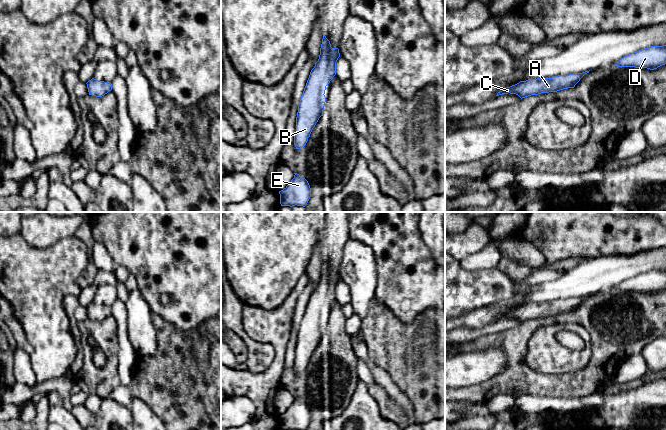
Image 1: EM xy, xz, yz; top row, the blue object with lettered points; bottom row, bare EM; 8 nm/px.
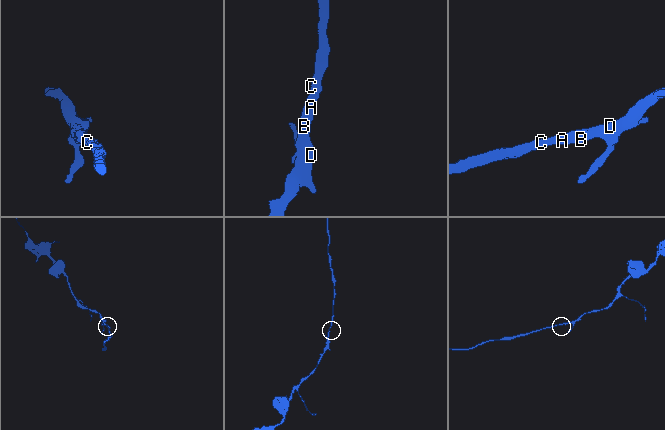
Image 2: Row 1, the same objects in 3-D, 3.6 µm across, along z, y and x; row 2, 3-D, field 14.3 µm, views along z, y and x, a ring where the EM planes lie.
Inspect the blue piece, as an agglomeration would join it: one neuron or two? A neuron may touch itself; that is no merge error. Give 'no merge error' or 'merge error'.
no merge error

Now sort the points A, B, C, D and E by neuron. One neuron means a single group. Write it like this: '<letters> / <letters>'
A B C D E

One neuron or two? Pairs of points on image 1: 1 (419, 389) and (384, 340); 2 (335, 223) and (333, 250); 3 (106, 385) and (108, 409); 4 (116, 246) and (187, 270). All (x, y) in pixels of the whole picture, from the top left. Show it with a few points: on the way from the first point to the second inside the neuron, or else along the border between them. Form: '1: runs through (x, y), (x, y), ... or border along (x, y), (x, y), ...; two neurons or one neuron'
1: runs through (419, 377), (396, 352); one neuron
2: runs through (335, 230), (333, 243); one neuron
3: border along (108, 396), (102, 399); two neurons
4: runs through (134, 254), (169, 255); one neuron

